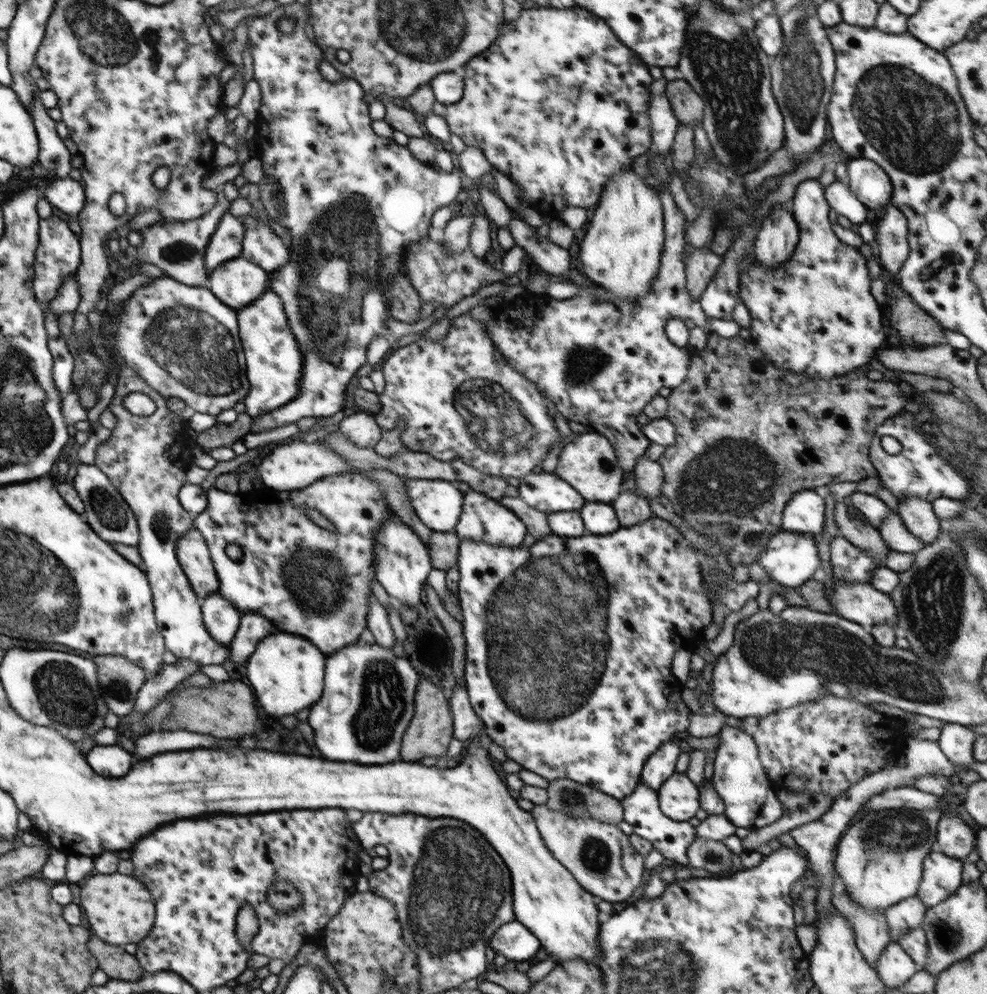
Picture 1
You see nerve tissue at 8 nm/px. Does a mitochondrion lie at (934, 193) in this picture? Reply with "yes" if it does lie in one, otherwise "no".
no

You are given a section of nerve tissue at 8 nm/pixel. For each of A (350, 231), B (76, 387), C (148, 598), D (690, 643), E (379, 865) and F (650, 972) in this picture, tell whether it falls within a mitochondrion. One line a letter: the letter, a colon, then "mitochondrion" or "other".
A: mitochondrion
B: other
C: other
D: other
E: other
F: mitochondrion

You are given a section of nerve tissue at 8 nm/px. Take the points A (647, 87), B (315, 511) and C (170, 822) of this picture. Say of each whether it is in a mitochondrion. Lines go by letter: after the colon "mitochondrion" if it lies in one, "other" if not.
A: other
B: other
C: other

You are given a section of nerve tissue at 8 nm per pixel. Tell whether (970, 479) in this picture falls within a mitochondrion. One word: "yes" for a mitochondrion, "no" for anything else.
no

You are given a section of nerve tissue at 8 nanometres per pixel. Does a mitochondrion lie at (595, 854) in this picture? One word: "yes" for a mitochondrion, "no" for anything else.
yes

